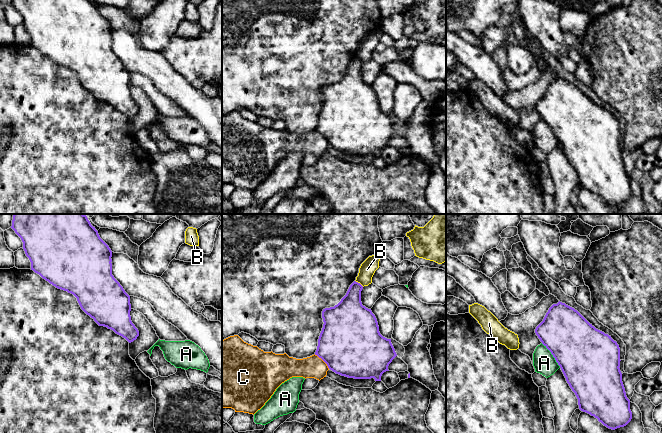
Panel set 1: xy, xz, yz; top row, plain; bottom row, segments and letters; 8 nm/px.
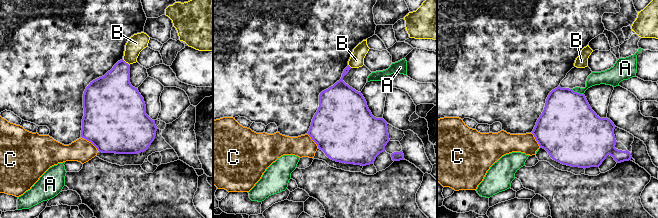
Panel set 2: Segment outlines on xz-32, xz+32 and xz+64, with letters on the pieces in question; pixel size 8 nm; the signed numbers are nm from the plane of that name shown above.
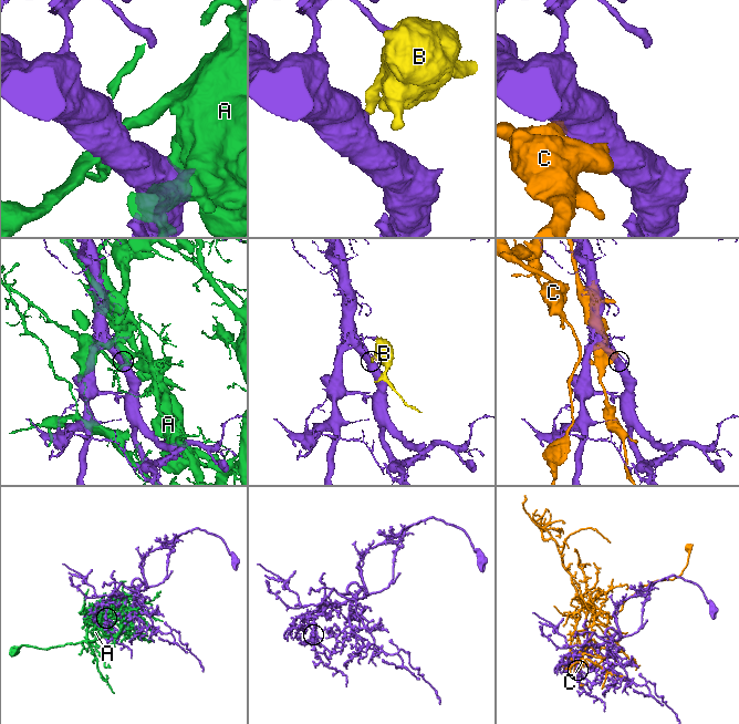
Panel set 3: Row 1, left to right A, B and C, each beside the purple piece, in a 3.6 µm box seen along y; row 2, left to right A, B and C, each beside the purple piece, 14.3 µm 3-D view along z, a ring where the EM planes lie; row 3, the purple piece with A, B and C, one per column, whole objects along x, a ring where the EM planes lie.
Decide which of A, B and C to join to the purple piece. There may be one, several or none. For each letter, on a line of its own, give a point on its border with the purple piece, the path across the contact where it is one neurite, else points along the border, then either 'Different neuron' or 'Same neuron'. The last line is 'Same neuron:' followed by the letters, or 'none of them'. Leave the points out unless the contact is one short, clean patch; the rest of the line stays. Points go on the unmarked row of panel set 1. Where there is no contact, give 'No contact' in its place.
A: Touches purple at yz (552, 130). Different neuron
B: Touches purple at xz (359, 59). Boundary: xz (355, 56), (363, 62). Different neuron
C: Touches purple at xz (322, 135). Different neuron
Same neuron: none of them

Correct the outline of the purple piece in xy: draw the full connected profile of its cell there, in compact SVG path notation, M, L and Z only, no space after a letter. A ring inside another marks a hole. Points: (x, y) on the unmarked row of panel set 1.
M12 0L11 4L21 14L23 25L31 38L31 46L58 65L73 70L81 85L99 102L107 103L125 114L129 119L139 112L131 97L130 72L112 51L112 27L100 14L91 0Z

